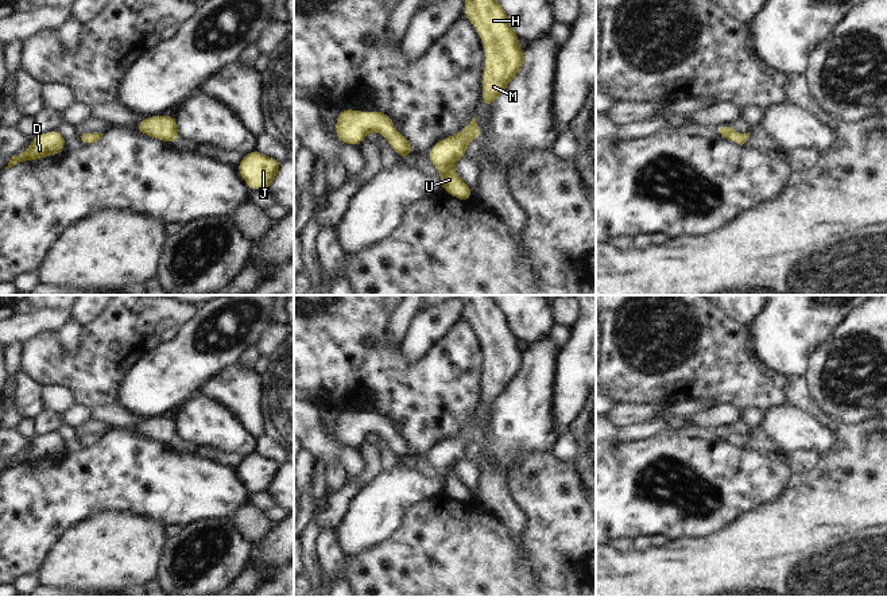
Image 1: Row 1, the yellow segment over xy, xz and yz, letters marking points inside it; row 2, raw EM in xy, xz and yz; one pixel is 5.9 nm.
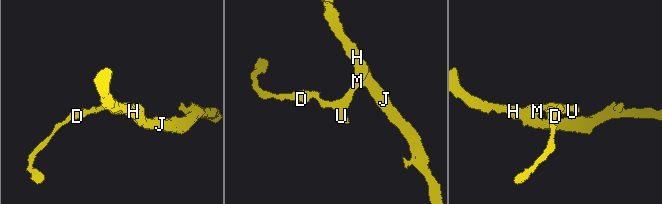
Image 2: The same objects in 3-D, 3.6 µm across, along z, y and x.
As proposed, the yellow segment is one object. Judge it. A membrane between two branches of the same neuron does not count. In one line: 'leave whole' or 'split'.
leave whole

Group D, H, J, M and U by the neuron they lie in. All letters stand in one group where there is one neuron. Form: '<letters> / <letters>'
D H J M U

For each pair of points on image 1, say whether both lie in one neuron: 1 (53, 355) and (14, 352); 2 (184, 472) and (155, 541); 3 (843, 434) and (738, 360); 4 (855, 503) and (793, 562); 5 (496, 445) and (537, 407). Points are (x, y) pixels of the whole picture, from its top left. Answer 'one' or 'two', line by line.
1: two
2: two
3: two
4: one
5: one

